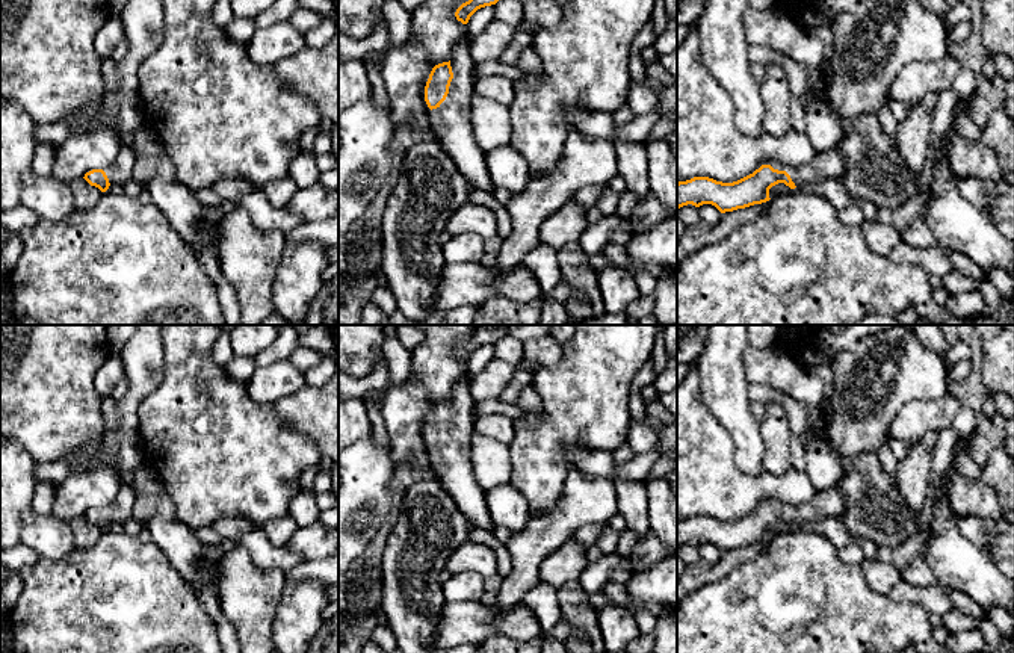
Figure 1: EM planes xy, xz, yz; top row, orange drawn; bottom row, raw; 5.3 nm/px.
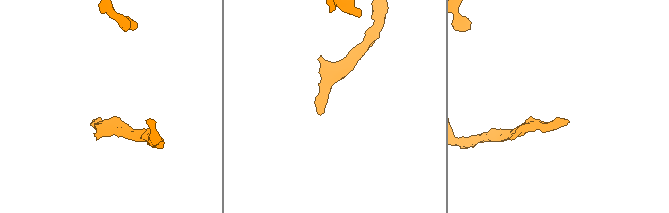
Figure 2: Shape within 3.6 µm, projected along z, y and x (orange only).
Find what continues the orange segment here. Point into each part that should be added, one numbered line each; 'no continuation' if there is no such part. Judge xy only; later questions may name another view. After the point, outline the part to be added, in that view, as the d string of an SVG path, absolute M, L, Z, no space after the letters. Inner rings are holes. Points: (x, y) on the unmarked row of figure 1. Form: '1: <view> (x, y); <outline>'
1: xy (120, 510); M121 485L115 499L103 506L110 523L124 523L125 520L133 517L133 503L136 493L128 485Z

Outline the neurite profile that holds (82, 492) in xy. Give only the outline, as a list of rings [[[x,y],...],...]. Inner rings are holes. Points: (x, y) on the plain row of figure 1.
[[[113,470],[70,475],[56,485],[51,514],[63,521],[71,521],[92,508],[109,505],[119,488],[121,481]]]

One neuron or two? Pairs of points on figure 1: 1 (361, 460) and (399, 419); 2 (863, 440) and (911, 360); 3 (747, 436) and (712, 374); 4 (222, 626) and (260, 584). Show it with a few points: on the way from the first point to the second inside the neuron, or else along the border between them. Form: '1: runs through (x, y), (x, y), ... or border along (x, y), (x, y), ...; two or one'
1: border along (389, 443), (393, 452), (395, 469); two
2: runs through (874, 420), (895, 393), (898, 380); one
3: runs through (738, 420), (724, 389); one
4: border along (216, 587), (219, 608), (238, 637); two

